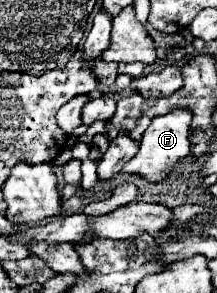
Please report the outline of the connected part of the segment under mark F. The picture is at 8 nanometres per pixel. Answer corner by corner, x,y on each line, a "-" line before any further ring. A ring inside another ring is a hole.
171,109
165,115
153,117
149,129
143,133
141,147
137,155
123,167
127,173
139,173
149,181
161,181
165,179
175,165
191,153
191,141
189,141
189,129
191,129
191,111
187,109

